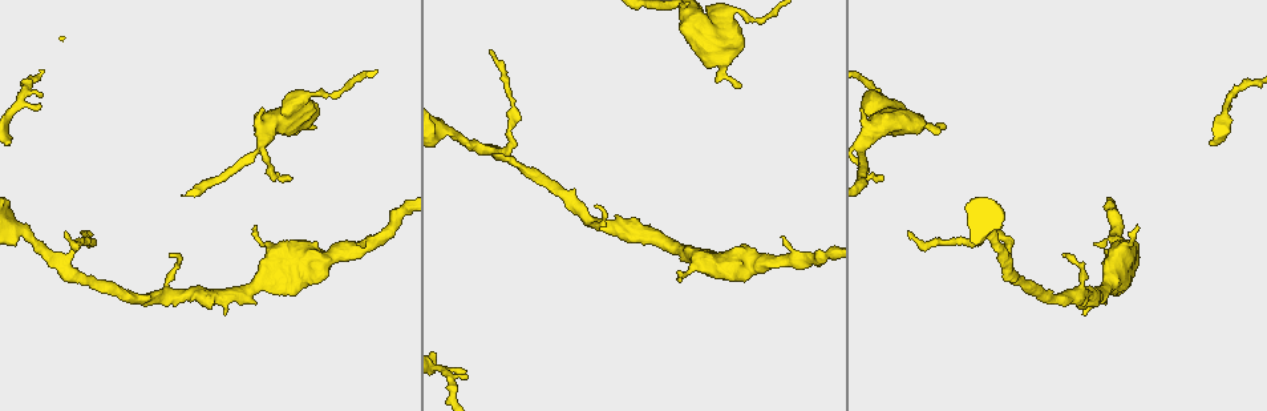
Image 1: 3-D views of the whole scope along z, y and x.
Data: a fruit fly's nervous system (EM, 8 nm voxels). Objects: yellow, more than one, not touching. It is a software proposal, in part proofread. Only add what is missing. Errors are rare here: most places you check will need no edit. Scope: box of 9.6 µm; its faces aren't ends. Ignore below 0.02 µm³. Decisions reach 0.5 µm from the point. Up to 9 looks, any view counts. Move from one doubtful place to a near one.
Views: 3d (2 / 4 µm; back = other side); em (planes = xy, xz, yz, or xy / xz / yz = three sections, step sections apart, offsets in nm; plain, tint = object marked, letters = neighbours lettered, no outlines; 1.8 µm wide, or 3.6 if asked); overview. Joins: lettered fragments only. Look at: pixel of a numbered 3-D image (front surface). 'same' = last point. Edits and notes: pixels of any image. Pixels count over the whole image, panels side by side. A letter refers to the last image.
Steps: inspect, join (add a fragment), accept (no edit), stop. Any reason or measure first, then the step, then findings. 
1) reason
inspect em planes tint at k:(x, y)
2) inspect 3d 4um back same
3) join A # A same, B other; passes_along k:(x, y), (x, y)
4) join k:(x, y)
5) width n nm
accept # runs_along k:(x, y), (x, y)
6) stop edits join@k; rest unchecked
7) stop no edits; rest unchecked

free end
inspect 3d 4um at 1:(942, 125)

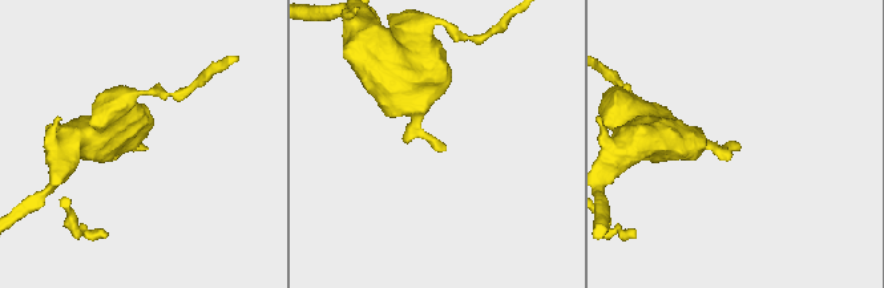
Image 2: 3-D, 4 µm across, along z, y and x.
inspect em xy step 8 letters at 2:(442, 150)

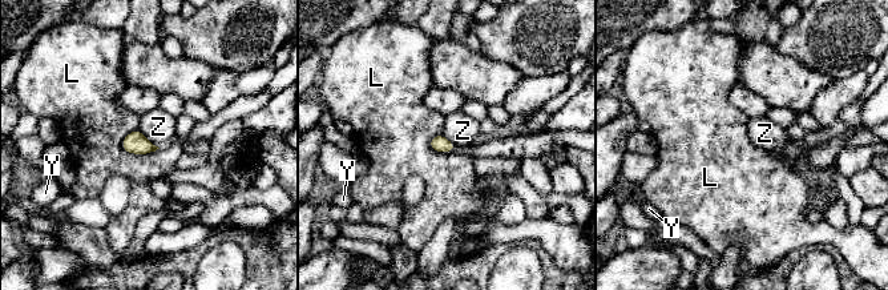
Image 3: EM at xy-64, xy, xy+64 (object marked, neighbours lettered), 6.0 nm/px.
accept # L other, Y other, Z other; no lettered fragment goes on from it

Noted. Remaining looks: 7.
an open end
inspect em planes letters at 1:(783, 236)

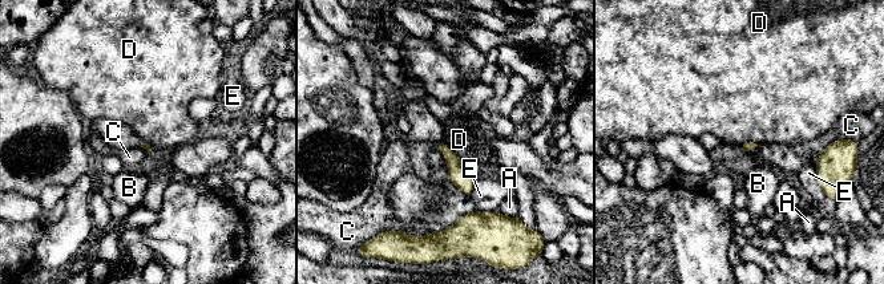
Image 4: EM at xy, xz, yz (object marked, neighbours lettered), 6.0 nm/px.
longest_contact C 340 nm
accept # A other, B other, C other, D other, E other; no lettered fragment goes on from it

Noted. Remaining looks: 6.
tapers out
inspect em planes letters at 1:(66, 233)

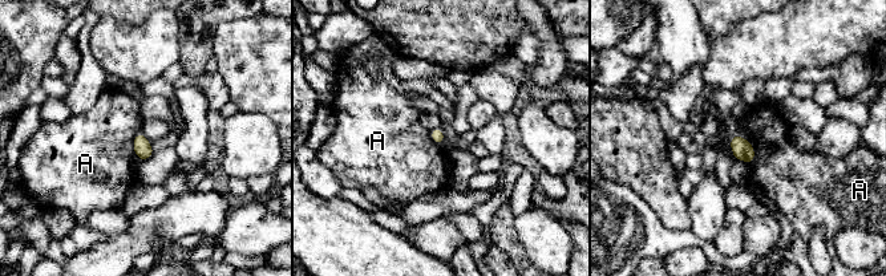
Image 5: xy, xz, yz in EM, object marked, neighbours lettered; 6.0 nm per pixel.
accept # A other; border 5:(745, 139), (752, 145), (751, 163); no lettered fragment goes on from it

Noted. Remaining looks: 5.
thin end
inspect 3d 2um at 1:(39, 106)

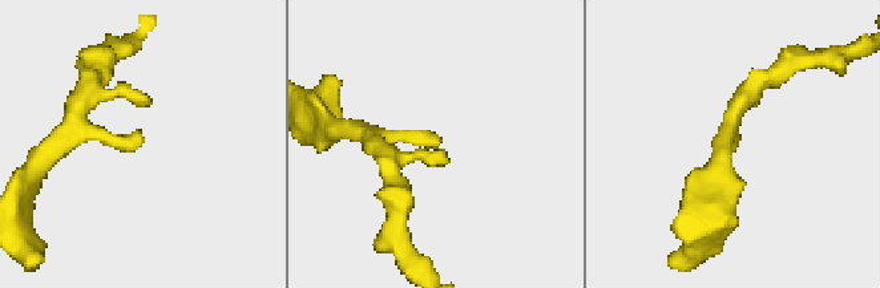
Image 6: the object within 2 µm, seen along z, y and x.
need the tissue
inspect em planes plain at 6:(442, 137)

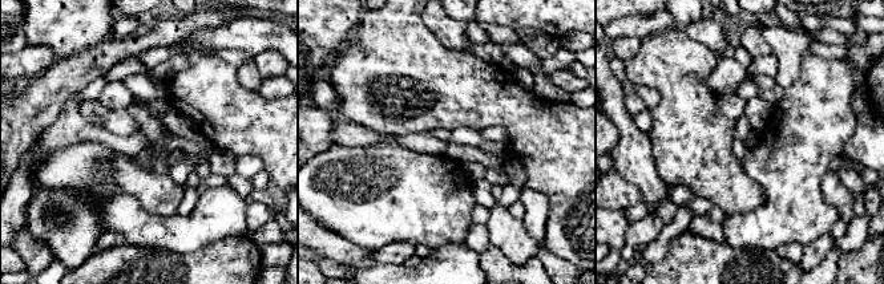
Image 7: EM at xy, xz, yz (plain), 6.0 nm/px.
what lies round it
inspect em planes letters same

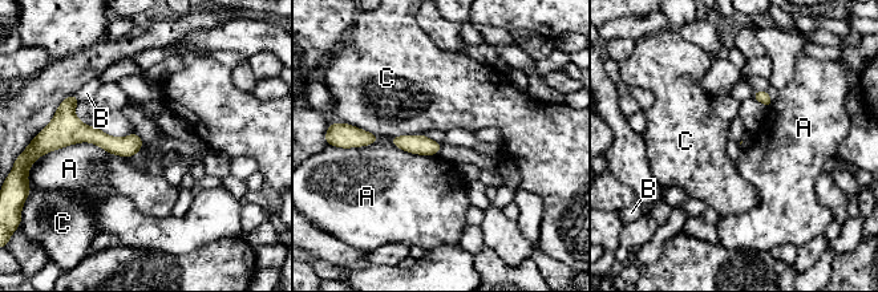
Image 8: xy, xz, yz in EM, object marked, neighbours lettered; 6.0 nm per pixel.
accept # A other, B other, C other; border 8:(52, 150), (93, 142), (109, 153); none of them fits

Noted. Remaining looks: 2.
stop no edits; rest unchecked

